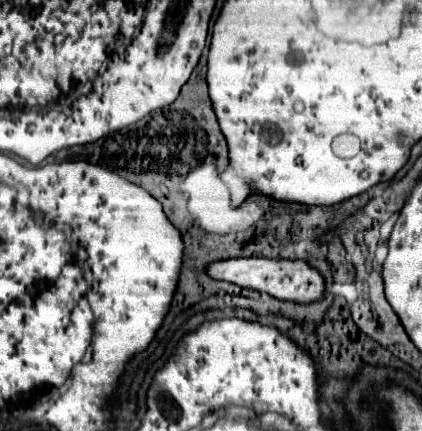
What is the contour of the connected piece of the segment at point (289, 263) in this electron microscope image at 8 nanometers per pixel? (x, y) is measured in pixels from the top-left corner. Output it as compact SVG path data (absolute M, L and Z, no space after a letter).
M231 258L217 260L207 264L205 274L213 280L225 280L239 284L241 288L253 288L259 292L267 292L279 300L293 302L313 302L323 296L323 278L317 270L309 268L303 260L267 260L267 258Z

